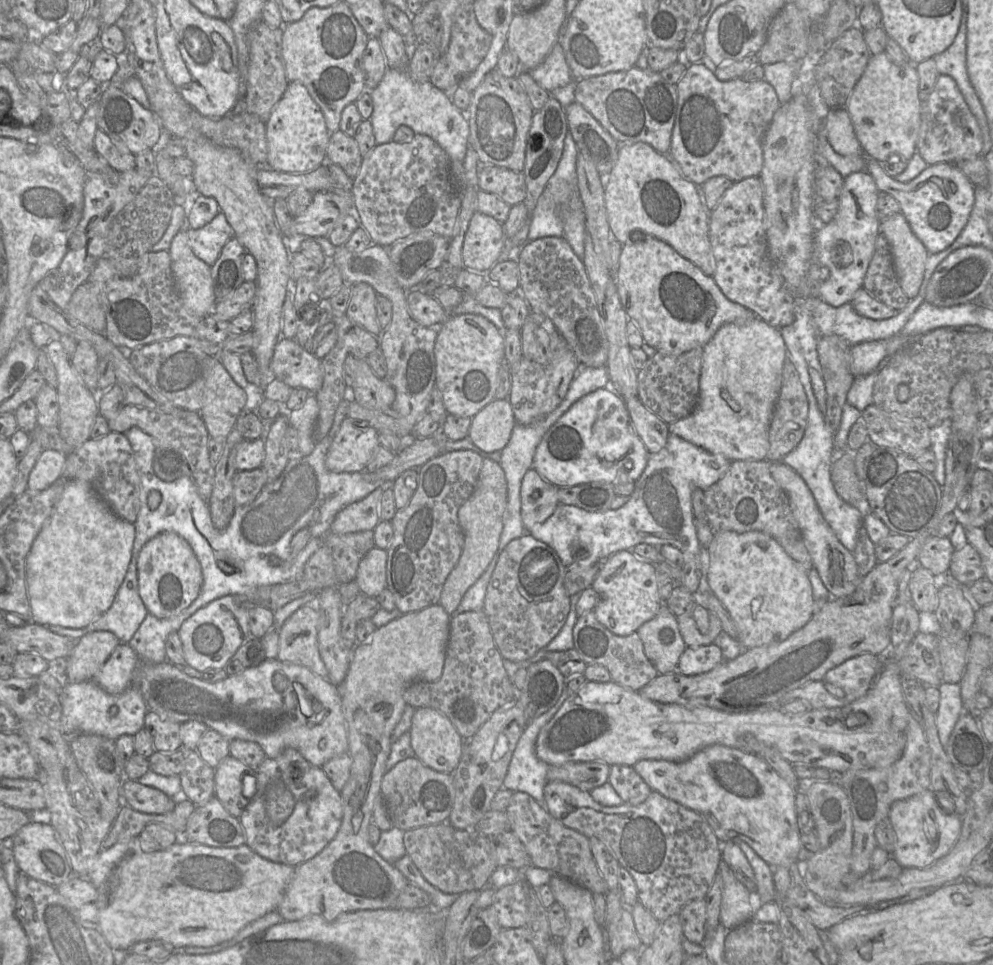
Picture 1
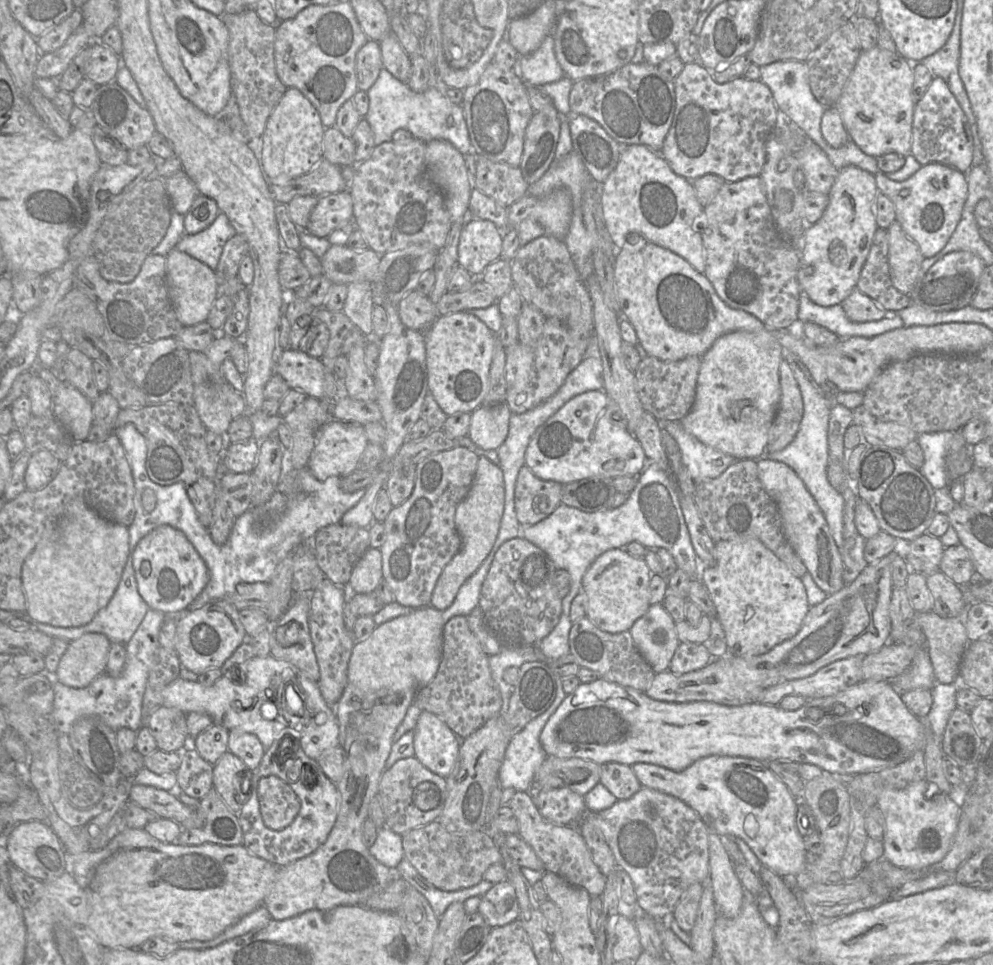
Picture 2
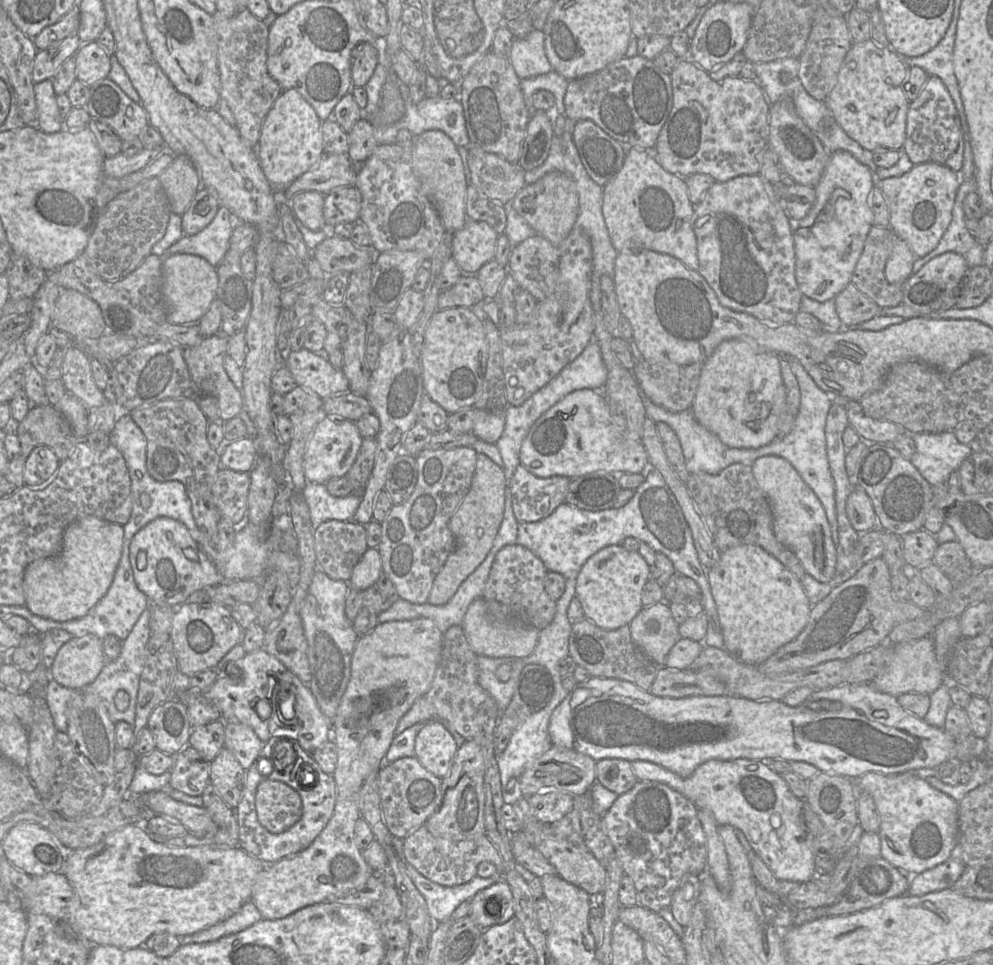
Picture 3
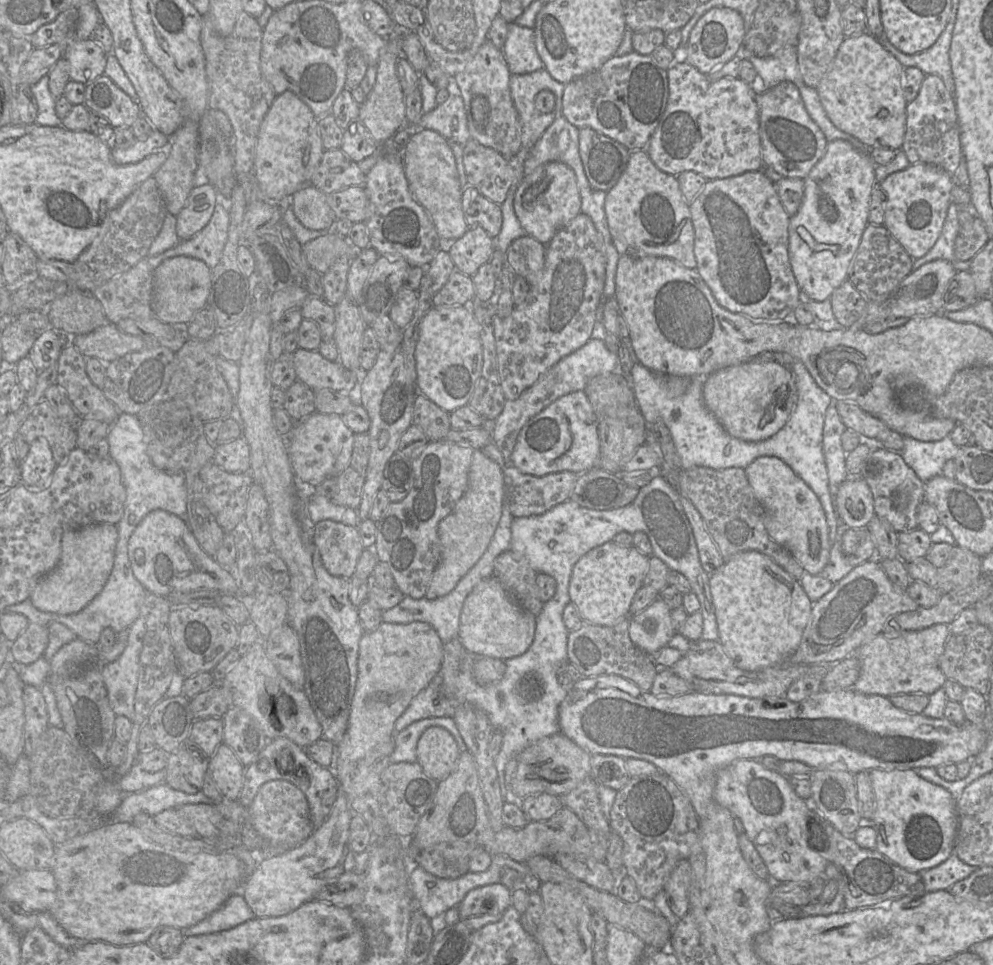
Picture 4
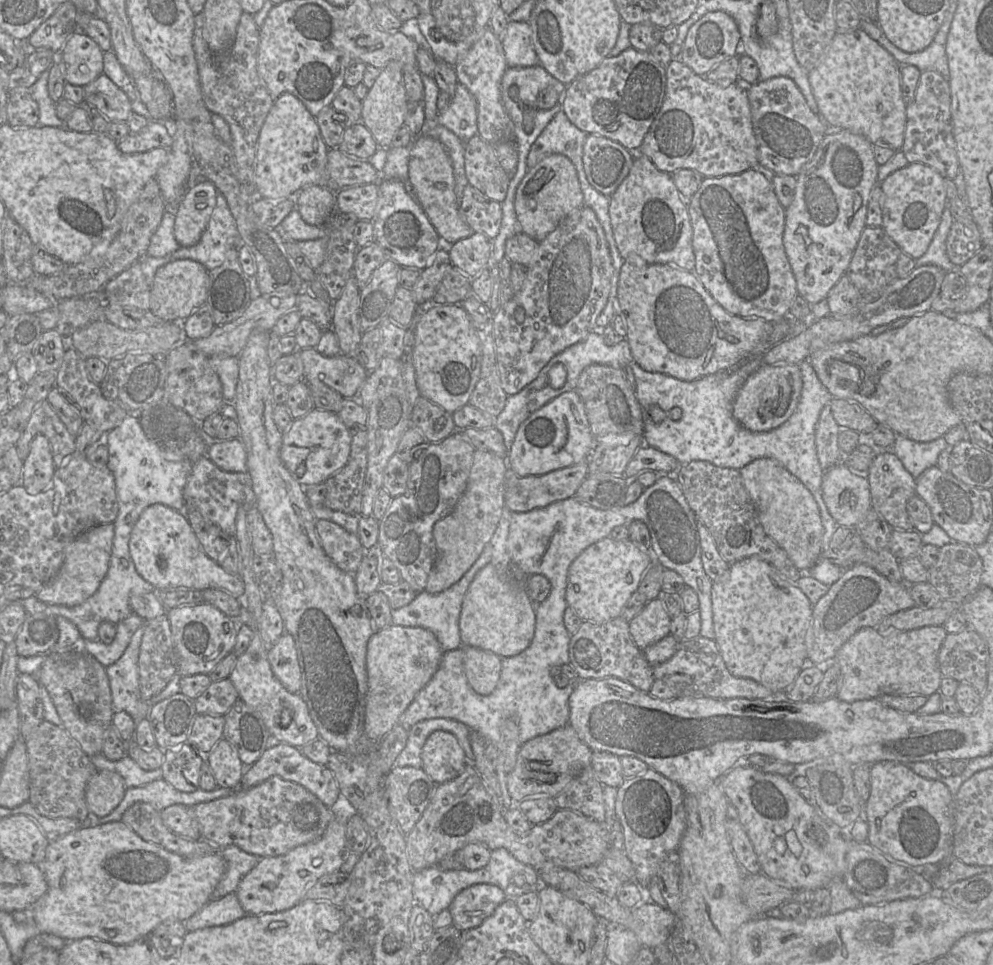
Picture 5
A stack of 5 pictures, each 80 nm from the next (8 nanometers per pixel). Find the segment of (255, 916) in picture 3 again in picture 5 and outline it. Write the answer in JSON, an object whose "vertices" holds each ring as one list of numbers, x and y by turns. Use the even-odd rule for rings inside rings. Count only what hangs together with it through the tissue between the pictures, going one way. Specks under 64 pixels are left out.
{"vertices":[[236,892,229,893,220,899,210,900,196,914,184,921,187,932,199,929,230,924,246,915]]}

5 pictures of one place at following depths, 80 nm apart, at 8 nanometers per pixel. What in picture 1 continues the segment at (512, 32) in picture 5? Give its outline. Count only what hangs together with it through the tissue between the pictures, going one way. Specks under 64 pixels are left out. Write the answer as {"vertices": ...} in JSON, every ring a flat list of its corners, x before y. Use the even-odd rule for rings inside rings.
{"vertices":[[559,42,554,45,552,51,540,65,538,65,534,69,527,71,529,72,533,80,547,92,550,92,558,87,563,87,569,84,572,80,578,81,577,79,573,79,572,77,570,68,565,59,563,48]]}

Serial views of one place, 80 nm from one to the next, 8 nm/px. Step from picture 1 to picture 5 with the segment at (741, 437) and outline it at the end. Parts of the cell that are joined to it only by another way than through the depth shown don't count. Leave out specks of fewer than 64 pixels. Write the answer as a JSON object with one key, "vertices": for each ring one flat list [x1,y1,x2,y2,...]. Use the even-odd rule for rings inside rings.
{"vertices":[[796,364,759,366,739,389,733,402,733,417,752,432,776,429,792,415,802,389,801,372]]}

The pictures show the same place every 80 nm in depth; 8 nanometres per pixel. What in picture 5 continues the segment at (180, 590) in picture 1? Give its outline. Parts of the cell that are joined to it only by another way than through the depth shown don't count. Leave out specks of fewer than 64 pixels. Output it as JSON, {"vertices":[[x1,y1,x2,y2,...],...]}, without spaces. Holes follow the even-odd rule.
{"vertices":[[152,504,140,514,131,532,129,553,136,571,155,589,203,591,216,588,235,598,240,598,245,592,244,582,239,575,226,572,205,554,183,511,177,511,164,504]]}

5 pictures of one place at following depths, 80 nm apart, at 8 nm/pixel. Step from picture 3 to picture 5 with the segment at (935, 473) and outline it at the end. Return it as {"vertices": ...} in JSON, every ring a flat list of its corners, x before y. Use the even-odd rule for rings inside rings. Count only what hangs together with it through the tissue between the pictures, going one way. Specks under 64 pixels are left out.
{"vertices":[[900,434,895,435,891,453,902,462,904,468,916,480,926,469,935,466,939,454,950,446,945,439,938,438,931,442,917,442]]}

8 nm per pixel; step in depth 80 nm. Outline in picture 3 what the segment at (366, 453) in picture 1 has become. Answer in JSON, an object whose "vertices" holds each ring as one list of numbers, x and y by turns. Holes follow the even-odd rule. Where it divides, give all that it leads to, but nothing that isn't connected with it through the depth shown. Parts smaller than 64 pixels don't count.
{"vertices":[[327,415,319,421,307,444,303,459,304,476,308,482,325,484,332,478,347,474,360,449,363,437,353,421]]}

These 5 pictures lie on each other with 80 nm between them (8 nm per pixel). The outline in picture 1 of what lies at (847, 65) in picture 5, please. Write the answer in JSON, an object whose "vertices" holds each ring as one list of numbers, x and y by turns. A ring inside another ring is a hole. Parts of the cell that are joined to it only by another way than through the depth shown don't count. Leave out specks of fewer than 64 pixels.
{"vertices":[[882,52,871,55,844,108,864,154,883,162,891,156,908,161,917,152,921,106,916,64,897,65,886,52]]}

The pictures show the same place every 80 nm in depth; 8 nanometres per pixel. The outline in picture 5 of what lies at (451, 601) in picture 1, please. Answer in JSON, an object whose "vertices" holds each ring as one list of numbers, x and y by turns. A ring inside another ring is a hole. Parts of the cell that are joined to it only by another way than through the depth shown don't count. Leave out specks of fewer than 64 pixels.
{"vertices":[[476,449,467,486,453,510,433,526,437,558,428,576,425,591,430,594,447,590,471,568,492,538,501,518,504,504,506,457]]}

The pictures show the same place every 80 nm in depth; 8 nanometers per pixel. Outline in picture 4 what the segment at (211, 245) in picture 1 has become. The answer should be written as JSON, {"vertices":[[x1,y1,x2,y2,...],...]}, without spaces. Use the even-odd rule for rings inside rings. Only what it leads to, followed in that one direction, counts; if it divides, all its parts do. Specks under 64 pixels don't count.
{"vertices":[[217,192,215,209,207,225,192,238,180,241,175,247,156,256,148,256,152,269,155,271,164,260,175,256,197,258,213,269,220,261,228,238,230,214,226,204,227,199]]}

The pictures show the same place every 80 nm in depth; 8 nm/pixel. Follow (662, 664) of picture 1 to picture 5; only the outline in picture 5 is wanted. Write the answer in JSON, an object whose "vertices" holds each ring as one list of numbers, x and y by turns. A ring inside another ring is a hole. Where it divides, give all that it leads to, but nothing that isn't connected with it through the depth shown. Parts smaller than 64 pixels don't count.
{"vertices":[[661,598,653,599,629,622,631,638,643,651,670,634,670,621]]}

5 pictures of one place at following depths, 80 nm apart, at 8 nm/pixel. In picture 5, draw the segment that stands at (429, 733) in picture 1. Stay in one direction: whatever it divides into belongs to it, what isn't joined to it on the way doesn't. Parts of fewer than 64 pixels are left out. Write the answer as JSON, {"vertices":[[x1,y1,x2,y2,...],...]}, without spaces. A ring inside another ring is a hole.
{"vertices":[[443,730,434,731,428,736,421,759,424,771,436,784,456,778,469,762,457,738]]}

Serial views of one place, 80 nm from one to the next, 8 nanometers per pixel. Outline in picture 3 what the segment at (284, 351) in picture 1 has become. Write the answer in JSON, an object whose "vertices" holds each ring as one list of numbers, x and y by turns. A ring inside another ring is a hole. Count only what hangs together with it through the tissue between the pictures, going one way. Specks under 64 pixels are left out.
{"vertices":[[304,348,288,351,285,364,298,386,315,392,321,399,331,395,344,395,349,389,349,381,342,369,333,367,318,353]]}

